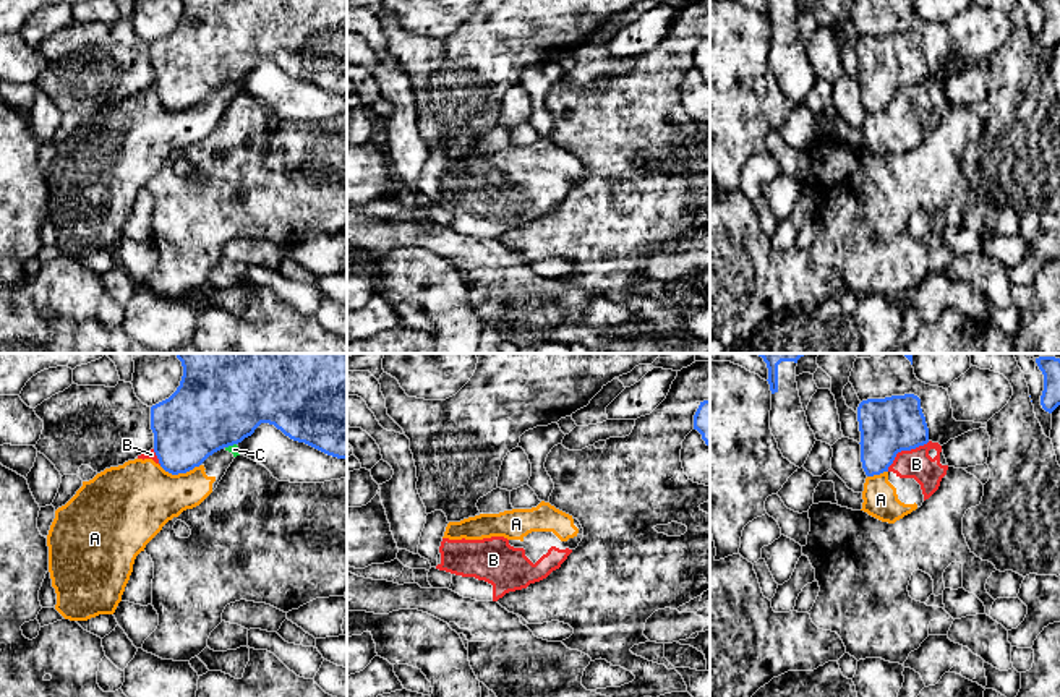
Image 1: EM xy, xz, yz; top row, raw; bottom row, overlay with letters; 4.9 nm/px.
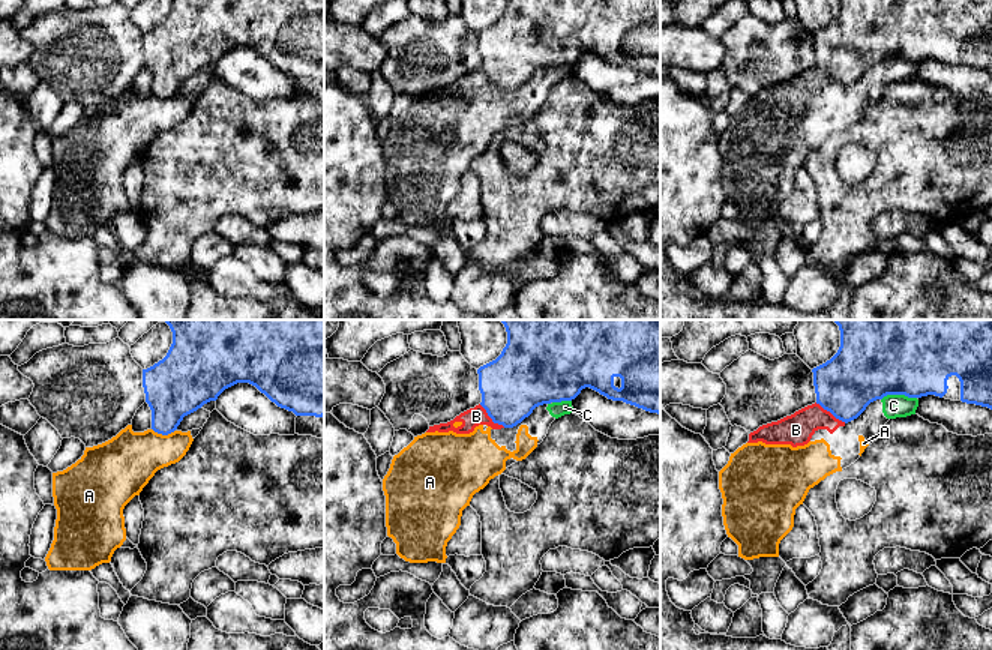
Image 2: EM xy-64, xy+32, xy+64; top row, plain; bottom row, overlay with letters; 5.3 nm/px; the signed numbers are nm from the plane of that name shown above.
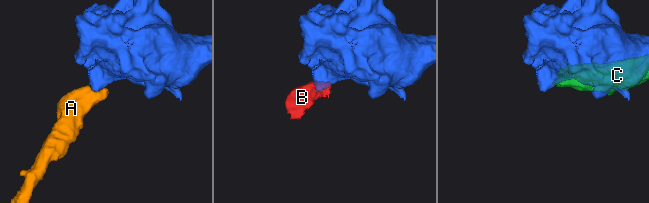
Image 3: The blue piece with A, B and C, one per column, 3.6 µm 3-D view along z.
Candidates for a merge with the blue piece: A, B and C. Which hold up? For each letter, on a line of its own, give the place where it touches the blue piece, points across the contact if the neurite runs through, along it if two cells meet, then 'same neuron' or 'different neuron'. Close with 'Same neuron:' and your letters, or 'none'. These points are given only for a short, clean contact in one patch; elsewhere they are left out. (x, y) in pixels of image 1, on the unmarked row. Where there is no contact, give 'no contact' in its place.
A: xy (179, 109) | along xy (200, 101), (177, 111), (169, 111), (159, 102) | different neuron
B: yz (905, 86) | along yz (929, 78), (901, 86), (887, 107) | different neuron
C: xy (230, 81) | different neuron
Same neuron: none

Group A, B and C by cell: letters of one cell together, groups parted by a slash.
A B C

